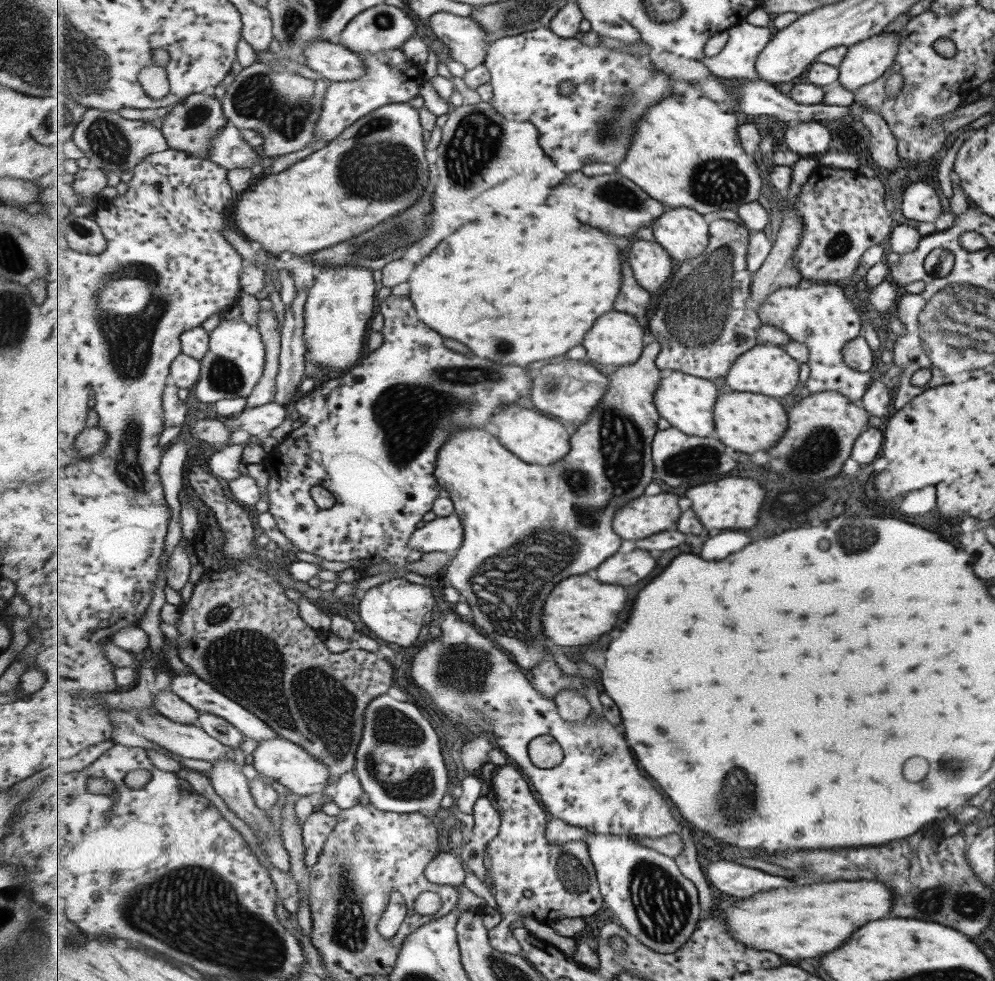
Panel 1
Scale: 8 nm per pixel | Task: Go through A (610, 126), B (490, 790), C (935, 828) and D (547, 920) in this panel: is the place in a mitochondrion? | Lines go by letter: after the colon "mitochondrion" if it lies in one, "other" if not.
A: mitochondrion
B: other
C: other
D: other

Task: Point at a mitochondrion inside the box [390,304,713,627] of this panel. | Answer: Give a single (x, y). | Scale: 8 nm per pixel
(552, 380)

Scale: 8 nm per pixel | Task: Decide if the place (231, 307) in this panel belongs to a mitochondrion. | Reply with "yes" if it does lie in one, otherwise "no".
no

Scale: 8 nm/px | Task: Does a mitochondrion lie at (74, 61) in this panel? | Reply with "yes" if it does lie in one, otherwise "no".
yes

